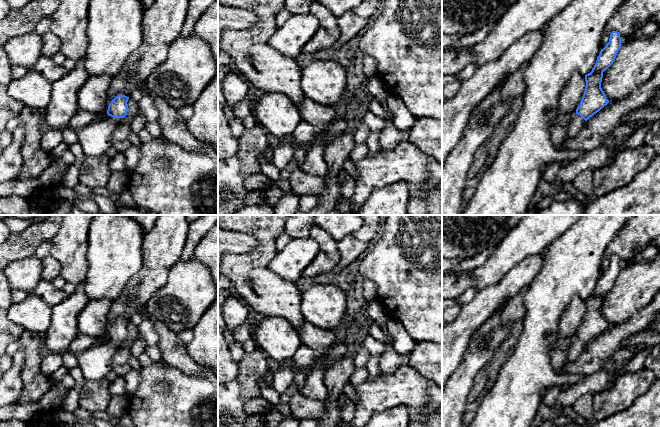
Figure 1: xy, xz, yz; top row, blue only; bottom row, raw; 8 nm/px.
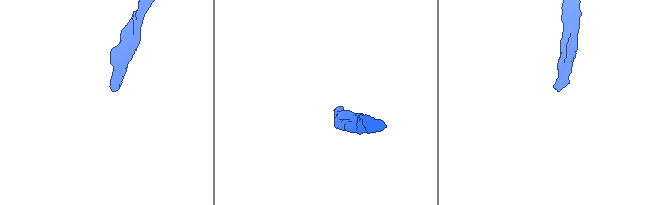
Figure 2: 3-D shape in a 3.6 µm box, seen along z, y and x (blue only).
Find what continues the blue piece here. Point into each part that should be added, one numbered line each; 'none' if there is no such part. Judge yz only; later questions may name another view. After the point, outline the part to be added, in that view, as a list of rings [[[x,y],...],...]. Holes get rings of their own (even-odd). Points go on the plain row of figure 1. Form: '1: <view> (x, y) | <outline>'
1: yz (577, 347) | [[[578,338],[570,340],[570,347],[567,350],[567,363],[575,361],[585,350],[586,345]]]

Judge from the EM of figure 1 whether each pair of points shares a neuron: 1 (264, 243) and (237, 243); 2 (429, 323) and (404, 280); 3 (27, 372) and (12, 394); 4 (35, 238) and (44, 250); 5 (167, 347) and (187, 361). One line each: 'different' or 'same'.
1: different
2: same
3: different
4: different
5: same

